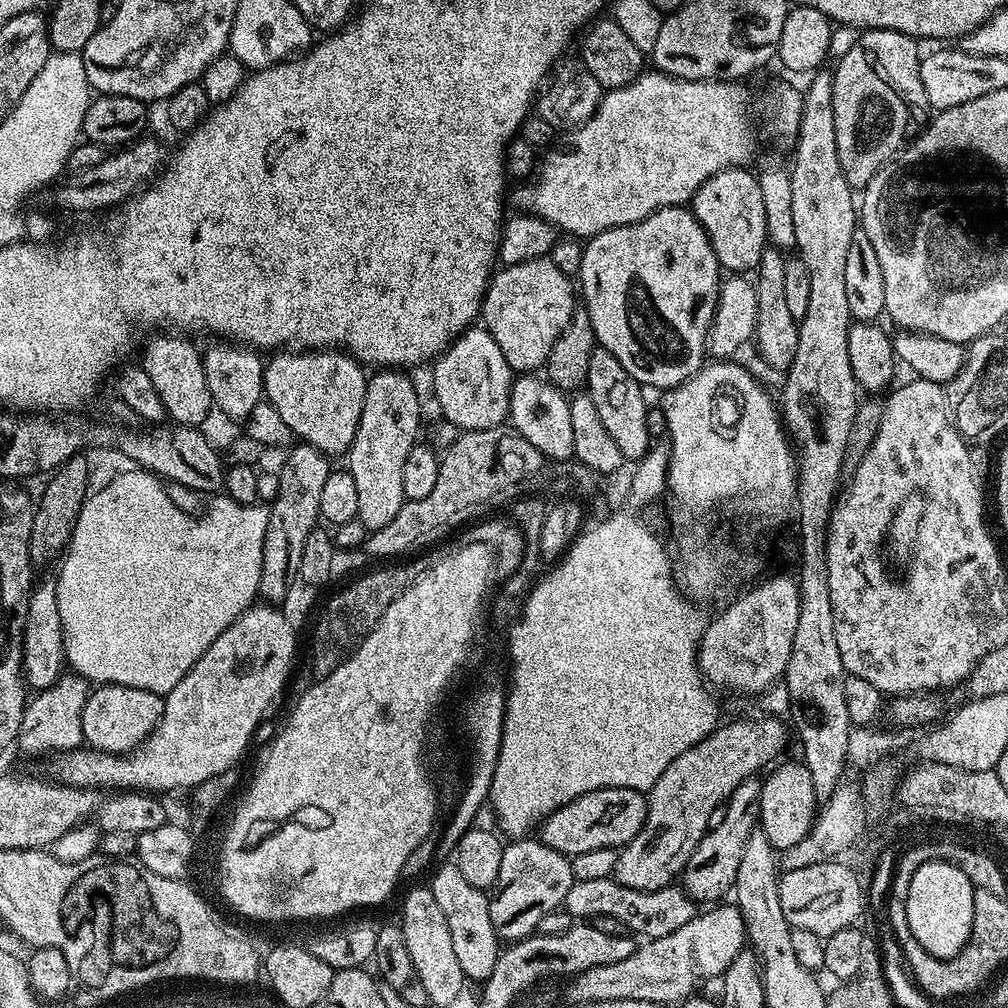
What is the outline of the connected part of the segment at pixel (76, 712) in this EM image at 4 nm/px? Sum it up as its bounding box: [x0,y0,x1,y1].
[18,674,89,756]

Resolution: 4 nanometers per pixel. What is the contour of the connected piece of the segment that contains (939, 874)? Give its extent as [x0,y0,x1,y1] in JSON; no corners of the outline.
[902,860,976,960]

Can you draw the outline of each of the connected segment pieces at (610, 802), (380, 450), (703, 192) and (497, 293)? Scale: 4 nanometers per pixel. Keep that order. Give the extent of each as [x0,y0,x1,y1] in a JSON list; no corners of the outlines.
[[538,788,648,858],[346,370,421,530],[690,166,770,274],[482,258,578,374]]

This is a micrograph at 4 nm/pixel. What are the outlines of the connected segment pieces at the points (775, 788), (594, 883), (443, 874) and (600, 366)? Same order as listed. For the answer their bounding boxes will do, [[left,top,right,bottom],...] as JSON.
[[758,759,818,850],[562,876,698,940],[430,863,502,982],[586,346,650,462]]

